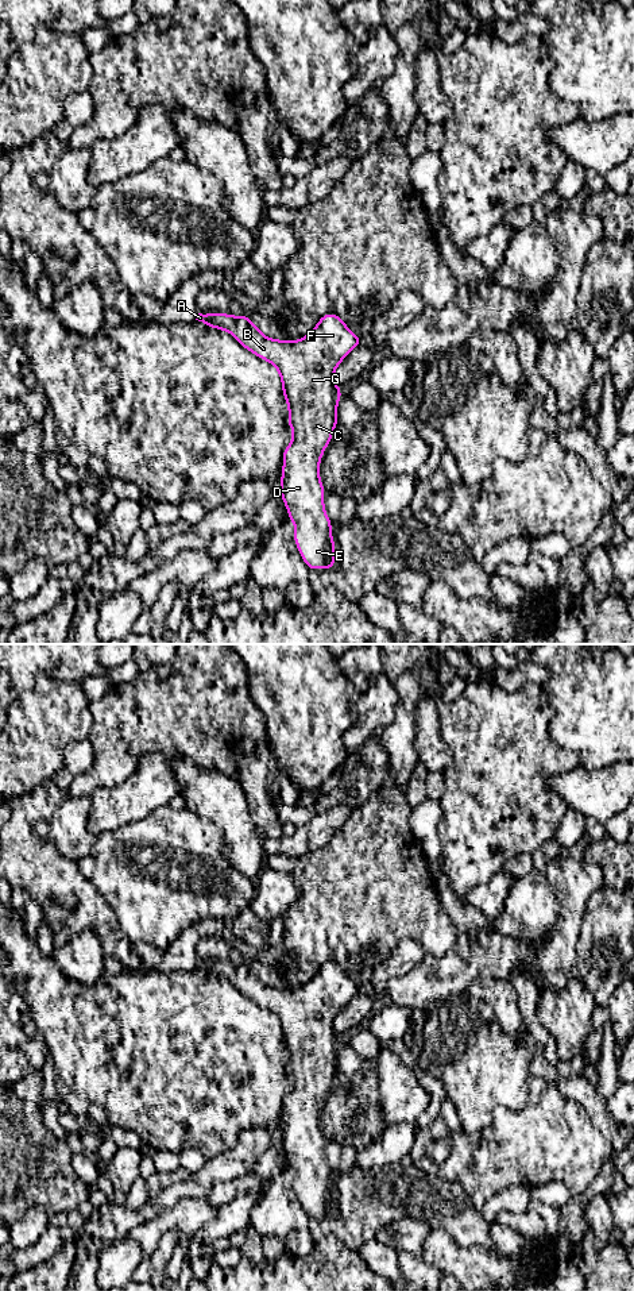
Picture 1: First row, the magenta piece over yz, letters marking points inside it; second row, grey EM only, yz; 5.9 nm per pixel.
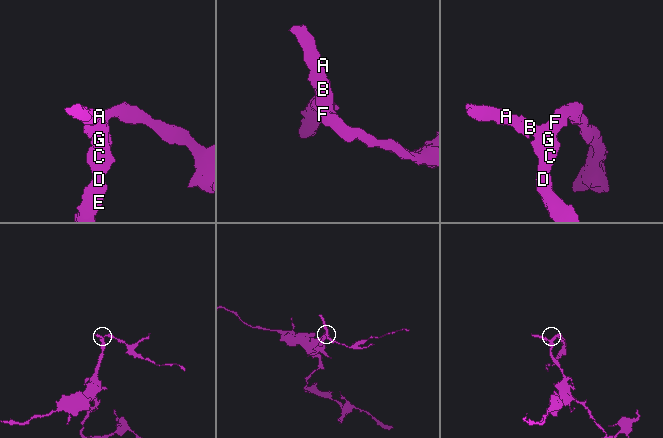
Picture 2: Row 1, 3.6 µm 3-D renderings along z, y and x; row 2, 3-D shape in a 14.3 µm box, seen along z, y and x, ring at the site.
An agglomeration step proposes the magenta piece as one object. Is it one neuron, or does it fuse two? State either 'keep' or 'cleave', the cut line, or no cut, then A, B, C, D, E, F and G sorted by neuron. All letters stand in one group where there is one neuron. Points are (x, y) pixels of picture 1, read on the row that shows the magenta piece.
keep; no cut; A B C D E F G

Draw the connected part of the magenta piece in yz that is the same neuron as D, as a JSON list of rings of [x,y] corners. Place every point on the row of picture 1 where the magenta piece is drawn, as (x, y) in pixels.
[[[217,312],[198,313],[196,320],[216,330],[225,330],[248,351],[277,367],[289,406],[287,423],[293,429],[293,442],[283,451],[279,492],[289,512],[289,519],[295,525],[294,540],[304,562],[310,570],[333,569],[332,520],[325,513],[325,489],[320,479],[318,466],[337,425],[337,402],[341,398],[343,389],[335,384],[335,370],[357,344],[363,343],[362,339],[335,313],[322,316],[313,331],[297,342],[264,336],[244,313],[239,317]]]

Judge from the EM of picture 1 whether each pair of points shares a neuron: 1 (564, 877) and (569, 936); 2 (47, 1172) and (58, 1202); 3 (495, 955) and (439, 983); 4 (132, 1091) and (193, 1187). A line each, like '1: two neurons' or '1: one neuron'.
1: one neuron
2: one neuron
3: one neuron
4: two neurons

